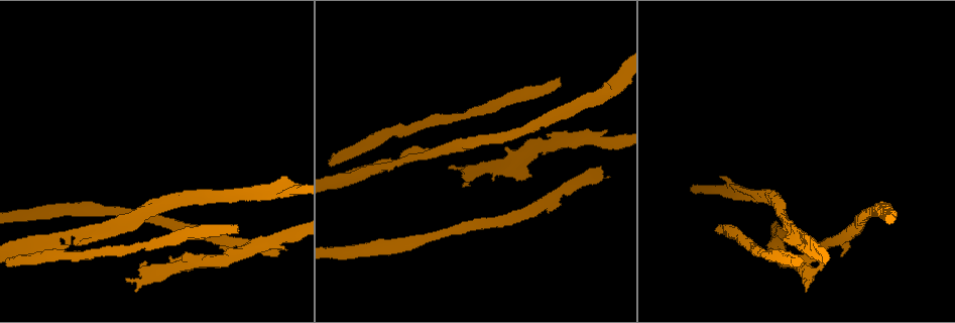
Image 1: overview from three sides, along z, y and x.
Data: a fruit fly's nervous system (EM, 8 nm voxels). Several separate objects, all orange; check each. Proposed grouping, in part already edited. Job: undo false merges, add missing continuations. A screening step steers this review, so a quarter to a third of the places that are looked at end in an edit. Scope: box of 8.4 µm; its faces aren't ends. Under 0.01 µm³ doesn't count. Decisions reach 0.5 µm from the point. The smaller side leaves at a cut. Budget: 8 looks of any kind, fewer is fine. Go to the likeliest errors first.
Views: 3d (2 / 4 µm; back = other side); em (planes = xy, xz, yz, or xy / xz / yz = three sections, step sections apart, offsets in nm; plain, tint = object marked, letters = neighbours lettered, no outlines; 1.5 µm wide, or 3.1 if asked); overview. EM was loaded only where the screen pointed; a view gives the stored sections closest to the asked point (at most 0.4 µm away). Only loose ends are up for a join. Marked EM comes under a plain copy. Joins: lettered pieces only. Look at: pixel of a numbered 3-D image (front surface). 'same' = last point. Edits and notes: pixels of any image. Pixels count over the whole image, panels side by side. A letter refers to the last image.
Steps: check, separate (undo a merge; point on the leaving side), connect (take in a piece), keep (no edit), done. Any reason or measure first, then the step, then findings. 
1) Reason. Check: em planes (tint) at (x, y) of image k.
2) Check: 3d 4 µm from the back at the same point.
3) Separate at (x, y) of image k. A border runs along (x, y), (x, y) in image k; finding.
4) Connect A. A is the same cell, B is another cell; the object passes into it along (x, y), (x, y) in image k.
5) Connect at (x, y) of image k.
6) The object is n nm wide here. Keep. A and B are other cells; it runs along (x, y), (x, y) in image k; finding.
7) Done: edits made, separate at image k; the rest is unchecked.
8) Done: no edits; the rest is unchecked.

Free end. Check: em xz step 8 (letters) at (560, 78) of image 1.

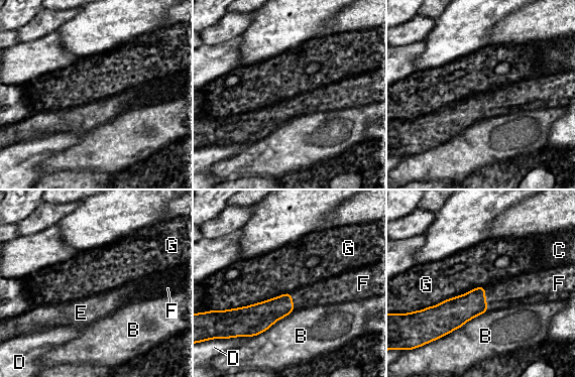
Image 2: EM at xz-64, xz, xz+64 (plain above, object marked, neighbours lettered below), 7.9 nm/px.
Connect F. F is the same cell, B, C, D, E and G are other cells; the object passes into it along (456, 311), (484, 298), (514, 291) in image 2; it goes on there.

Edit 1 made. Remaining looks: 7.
Check: overview.

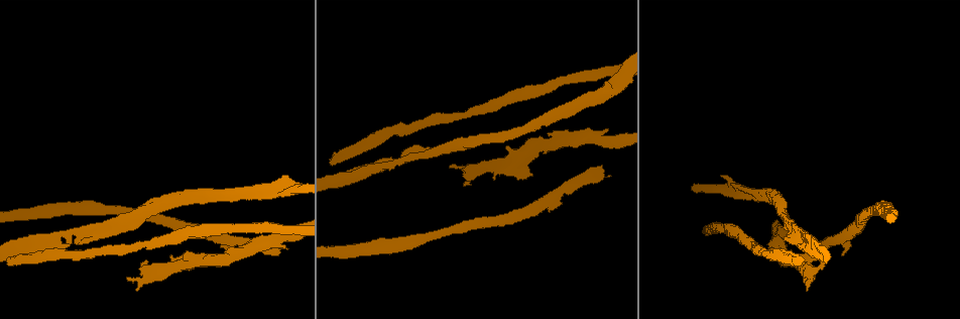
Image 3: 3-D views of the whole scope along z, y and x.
An open end. Check: 3d 4 µm at (519, 179) of image 3.

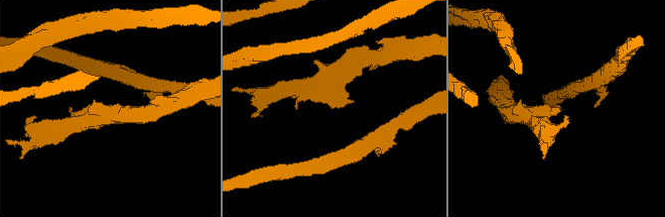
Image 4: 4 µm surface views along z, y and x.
Now the EM. Check: em planes (letters) at (333, 108) of image 4.

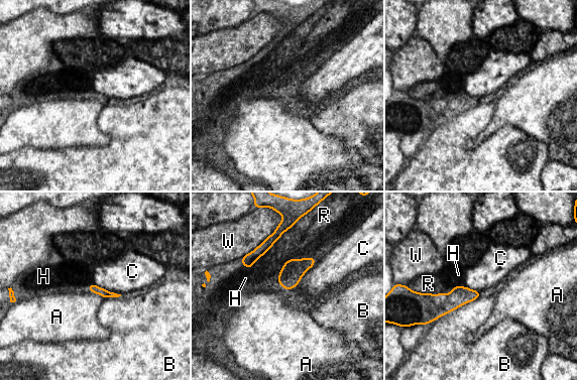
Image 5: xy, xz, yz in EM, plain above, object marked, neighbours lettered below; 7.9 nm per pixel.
Keep. A, B, C, H, R and W are other cells; a border runs along (93, 282), (98, 286), (121, 294) in image 5; none of them fits.

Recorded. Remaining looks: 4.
Thin neck. Check: 3d 2 µm at (751, 242) of image 3.

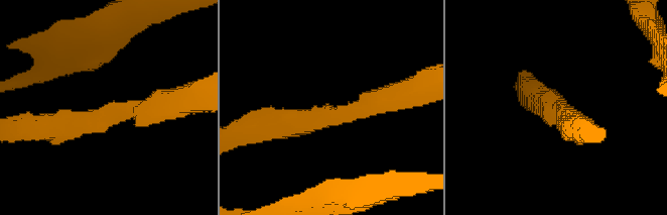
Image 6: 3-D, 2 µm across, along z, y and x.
The arms are 240, 240 nm wide; shape alone is not enough. Check: em xy step 4 (tint) at (563, 106) of image 6.

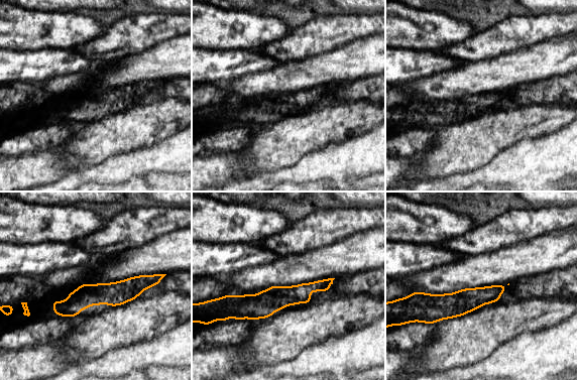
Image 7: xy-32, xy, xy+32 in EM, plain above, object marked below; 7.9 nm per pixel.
Another direction. Check: em planes (letters) at the same point.

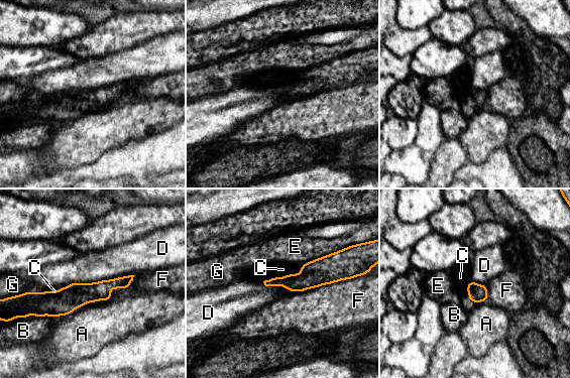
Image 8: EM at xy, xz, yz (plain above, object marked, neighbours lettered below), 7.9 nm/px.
Keep. A, B, C, D, E, F and G are other cells; it runs along (130, 277), (67, 299), (29, 296) in image 8; all the same cell.

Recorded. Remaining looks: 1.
Done: edits made, connect at image 2; the rest is unchecked.

